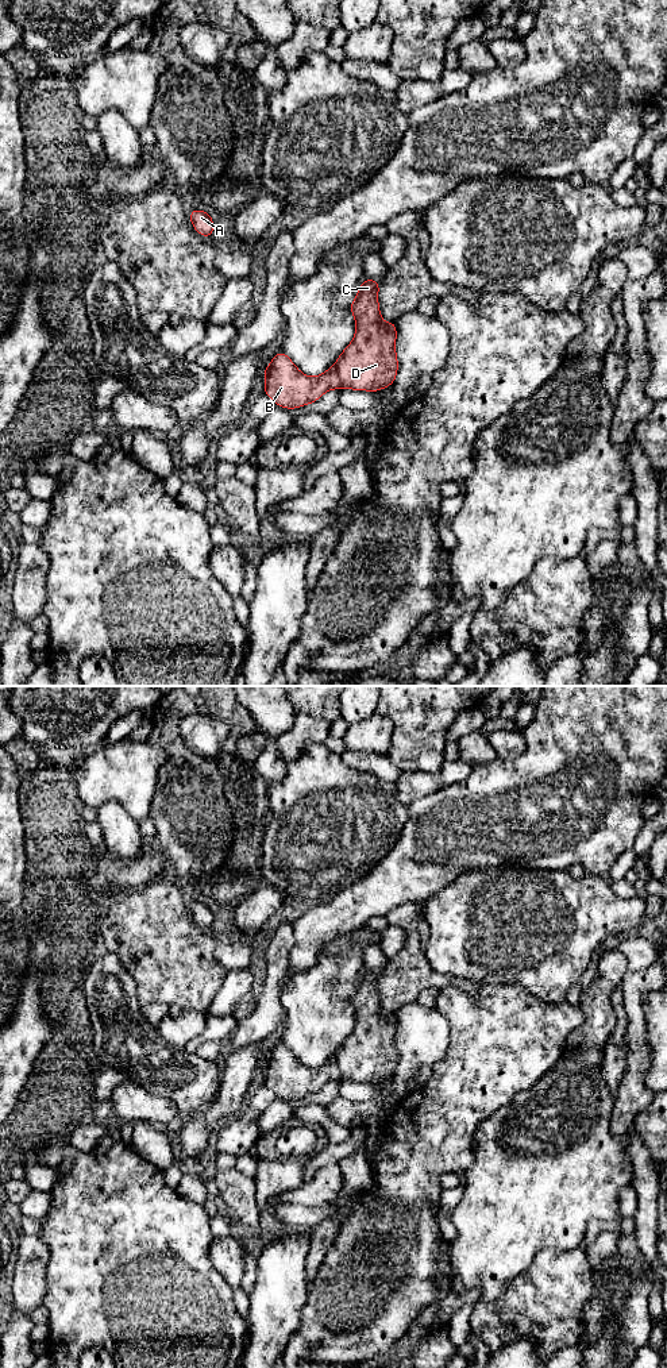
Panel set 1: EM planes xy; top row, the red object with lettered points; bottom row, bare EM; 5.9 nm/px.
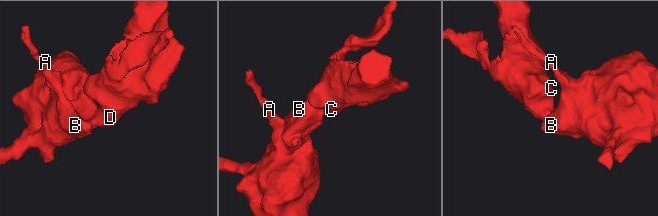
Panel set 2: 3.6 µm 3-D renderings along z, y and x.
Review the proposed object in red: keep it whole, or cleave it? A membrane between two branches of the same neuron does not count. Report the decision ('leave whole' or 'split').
split

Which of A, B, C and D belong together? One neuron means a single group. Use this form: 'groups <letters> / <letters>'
groups A B / C D

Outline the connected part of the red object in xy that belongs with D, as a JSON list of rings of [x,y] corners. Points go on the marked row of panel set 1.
[[[366,277],[356,298],[348,305],[356,331],[335,362],[342,389],[379,392],[396,381],[397,328],[394,320],[382,321],[378,305],[381,284]]]

